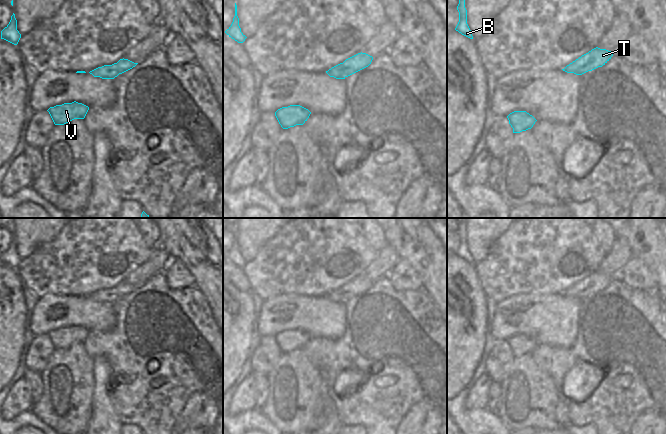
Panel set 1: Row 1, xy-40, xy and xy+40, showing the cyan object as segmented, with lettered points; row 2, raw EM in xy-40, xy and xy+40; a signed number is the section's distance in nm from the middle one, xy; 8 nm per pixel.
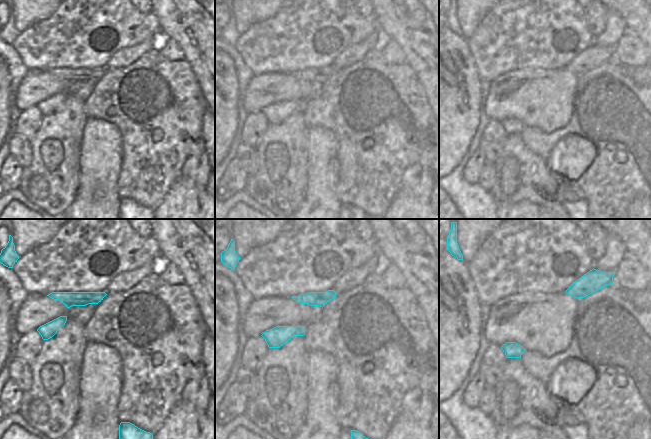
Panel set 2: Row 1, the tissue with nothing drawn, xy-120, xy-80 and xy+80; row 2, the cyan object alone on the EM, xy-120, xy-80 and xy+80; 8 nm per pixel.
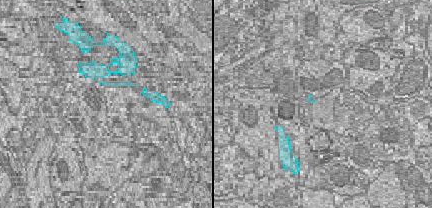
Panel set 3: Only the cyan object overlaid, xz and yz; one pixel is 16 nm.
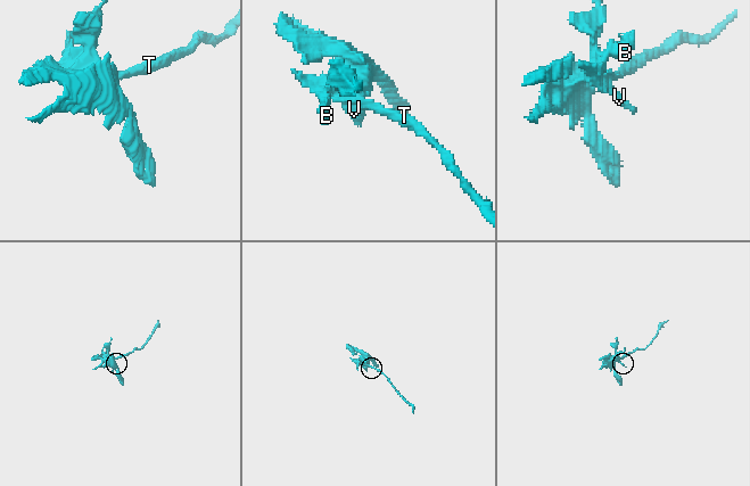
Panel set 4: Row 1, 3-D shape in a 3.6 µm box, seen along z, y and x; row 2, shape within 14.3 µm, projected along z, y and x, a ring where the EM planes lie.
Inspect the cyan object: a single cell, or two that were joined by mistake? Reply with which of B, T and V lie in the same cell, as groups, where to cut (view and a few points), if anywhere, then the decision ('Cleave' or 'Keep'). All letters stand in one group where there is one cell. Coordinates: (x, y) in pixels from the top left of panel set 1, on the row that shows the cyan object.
Groups: B V / T. Split along xy (342, 63), (344, 77). Cleave.

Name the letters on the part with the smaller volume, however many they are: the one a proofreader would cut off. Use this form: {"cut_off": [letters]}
{"cut_off": ["T"]}

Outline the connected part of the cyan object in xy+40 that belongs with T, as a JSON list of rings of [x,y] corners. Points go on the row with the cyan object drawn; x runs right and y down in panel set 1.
[[[596,47],[567,65],[564,68],[566,70],[565,72],[582,75],[588,71],[592,71],[605,65],[614,53],[614,51],[608,51]]]

